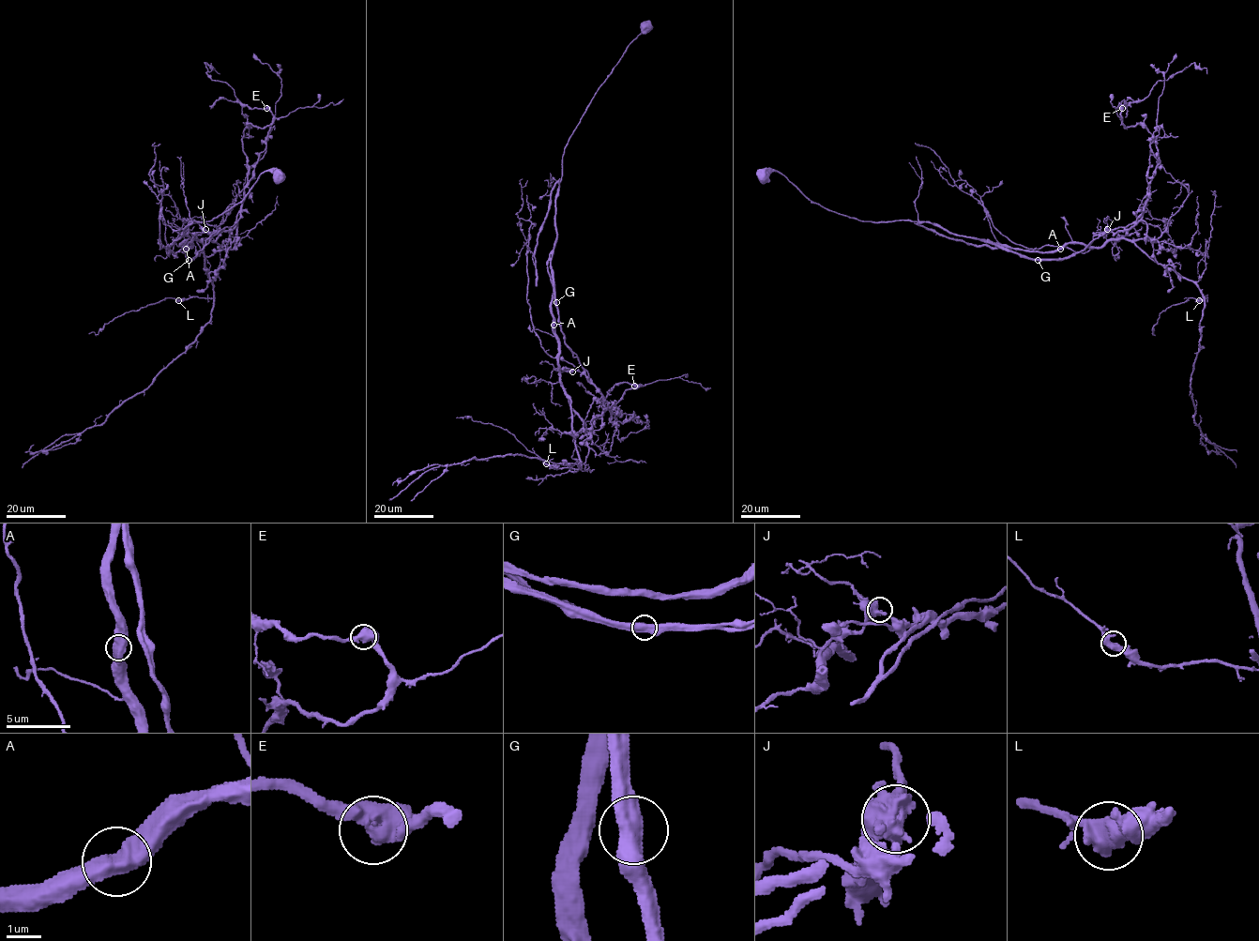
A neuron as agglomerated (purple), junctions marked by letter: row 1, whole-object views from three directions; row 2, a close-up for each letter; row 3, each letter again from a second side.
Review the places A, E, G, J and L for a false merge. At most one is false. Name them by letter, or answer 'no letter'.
G

